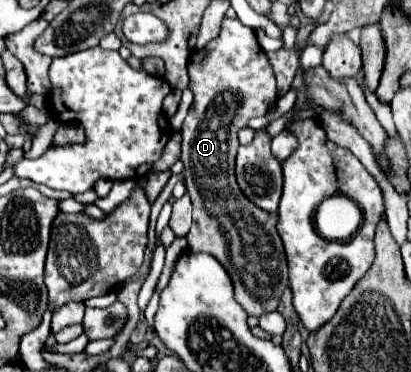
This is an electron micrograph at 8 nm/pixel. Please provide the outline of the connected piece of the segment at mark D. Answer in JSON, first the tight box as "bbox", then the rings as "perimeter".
{"bbox":[179,19,289,317],"perimeter":[[[225,19],[221,35],[193,53],[189,89],[195,101],[179,129],[185,187],[193,203],[193,227],[187,235],[189,251],[213,255],[229,273],[237,303],[243,305],[247,315],[259,317],[277,309],[289,281],[283,243],[275,227],[277,215],[251,203],[235,181],[237,131],[251,117],[265,115],[277,97],[275,73],[257,45],[255,31],[239,19]]]}

